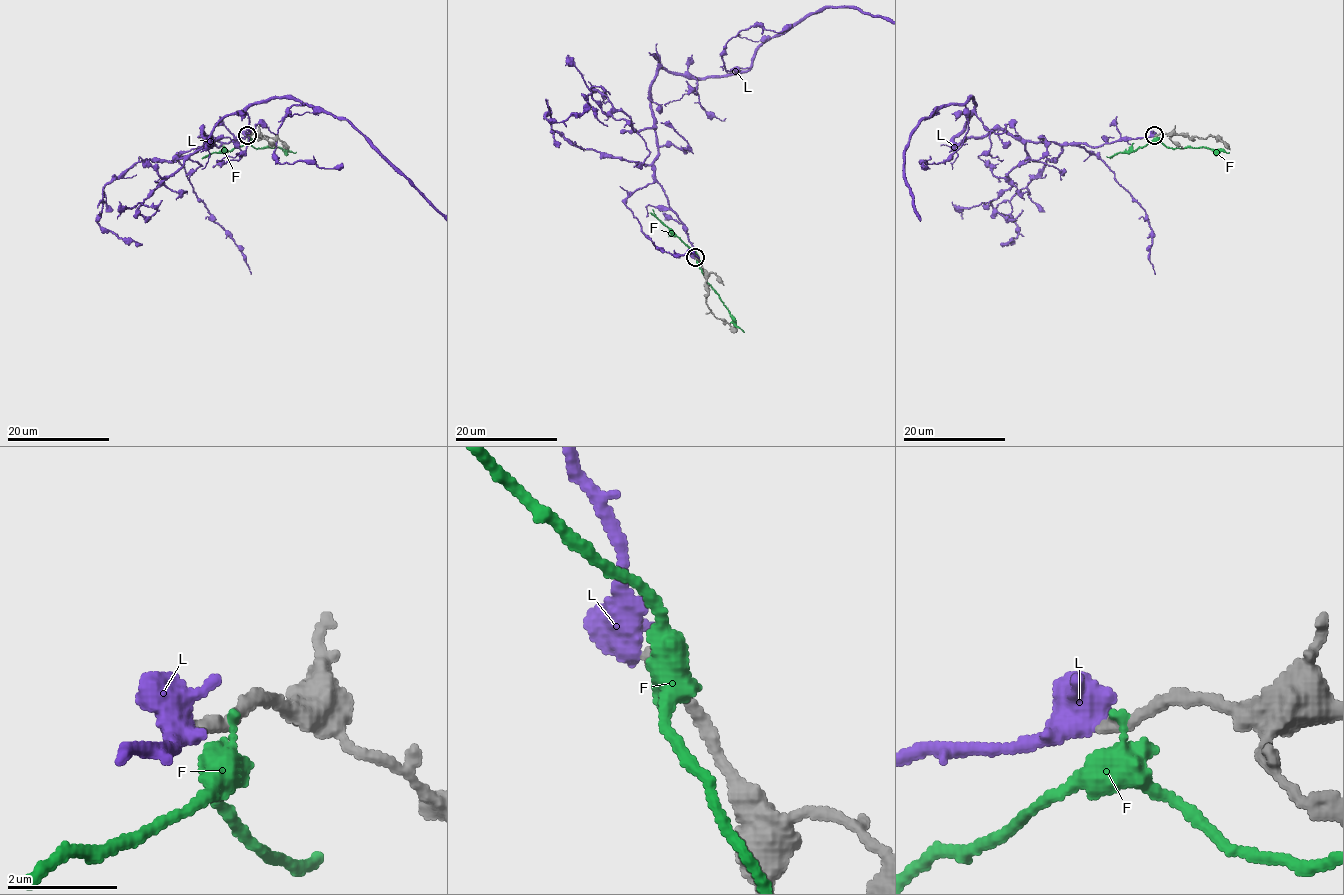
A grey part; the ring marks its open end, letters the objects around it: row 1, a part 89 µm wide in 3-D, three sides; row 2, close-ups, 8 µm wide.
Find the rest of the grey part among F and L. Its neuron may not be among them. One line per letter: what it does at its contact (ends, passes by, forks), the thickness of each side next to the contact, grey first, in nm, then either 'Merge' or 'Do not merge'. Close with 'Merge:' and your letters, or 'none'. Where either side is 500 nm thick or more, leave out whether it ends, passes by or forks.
F: It passes by. Thickness 300 nm (grey) against 320 nm. Do not merge
L: It passes by. Thickness 240 nm (grey) against 440 nm. Merge
Merge: L

